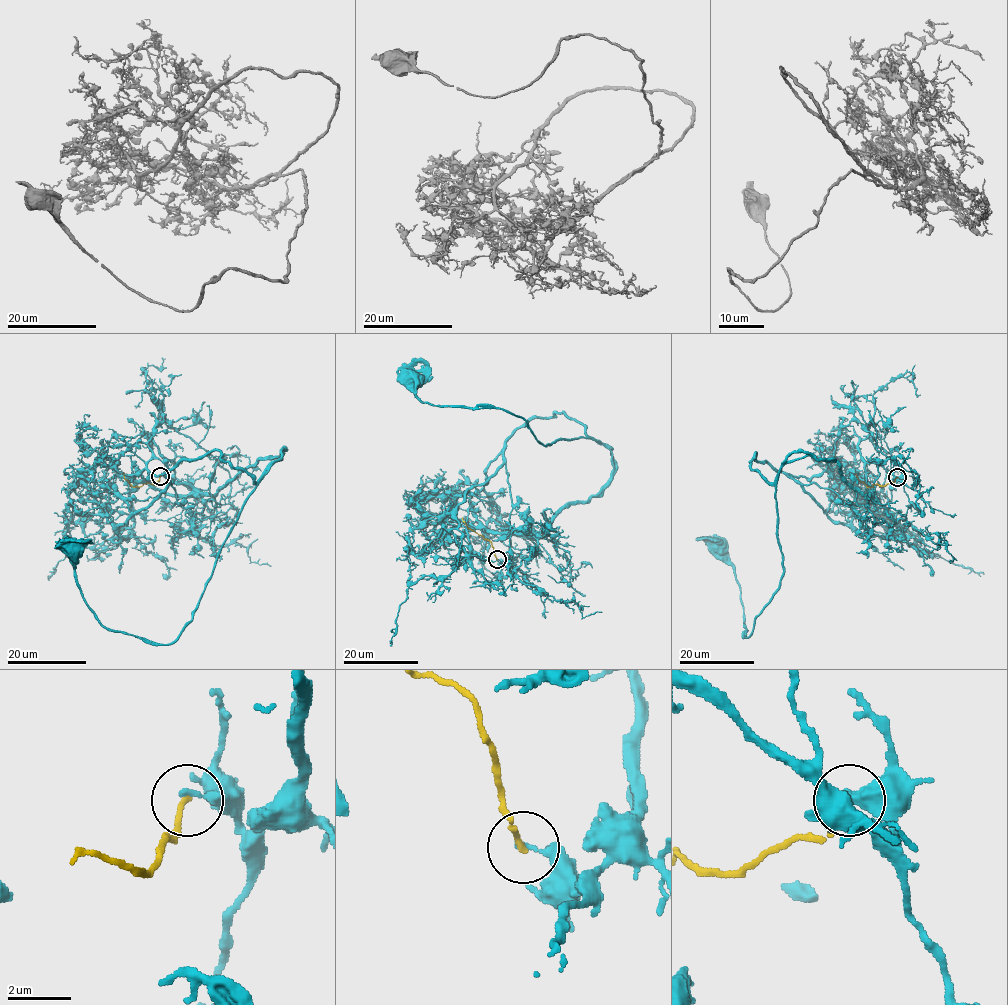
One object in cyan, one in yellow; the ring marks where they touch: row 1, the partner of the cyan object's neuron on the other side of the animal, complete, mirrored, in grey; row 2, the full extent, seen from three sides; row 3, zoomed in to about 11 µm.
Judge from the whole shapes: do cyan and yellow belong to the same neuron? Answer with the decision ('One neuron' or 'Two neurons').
Two neurons

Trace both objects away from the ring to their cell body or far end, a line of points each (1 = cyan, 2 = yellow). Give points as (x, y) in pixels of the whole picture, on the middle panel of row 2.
1: (497, 559), (503, 527), (535, 533), (586, 502), (612, 453), (543, 445), (505, 409), (422, 402), (412, 383)
2: (497, 559), (492, 543), (470, 529), (461, 517)

